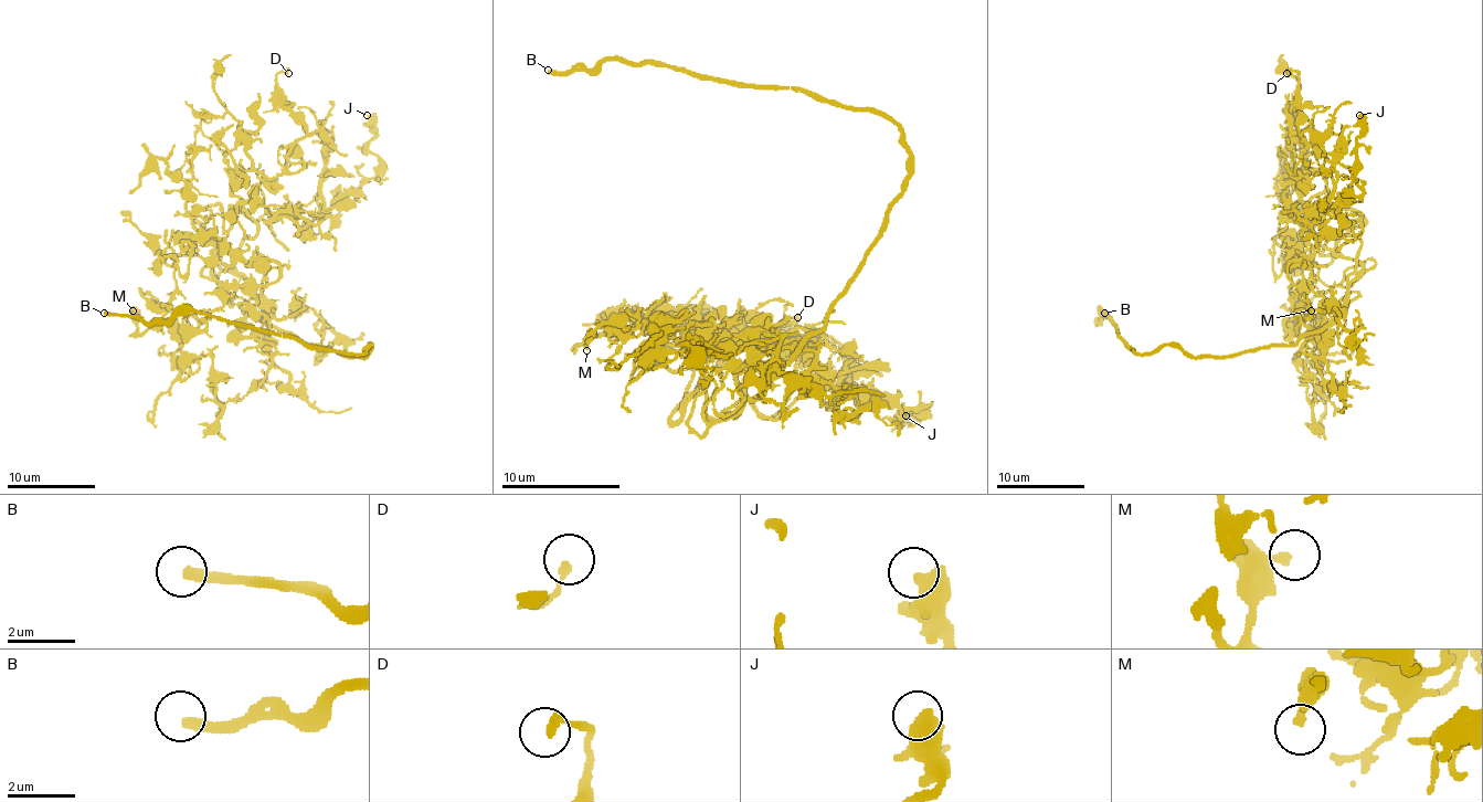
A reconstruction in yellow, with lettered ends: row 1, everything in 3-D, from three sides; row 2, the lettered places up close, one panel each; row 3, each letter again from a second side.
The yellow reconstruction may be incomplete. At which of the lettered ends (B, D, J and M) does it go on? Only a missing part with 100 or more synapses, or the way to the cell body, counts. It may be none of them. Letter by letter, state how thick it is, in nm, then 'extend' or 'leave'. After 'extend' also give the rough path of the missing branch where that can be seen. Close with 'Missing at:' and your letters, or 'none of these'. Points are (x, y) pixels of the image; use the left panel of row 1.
B: calibre 280 nm; extend
D: calibre 200 nm; leave
J: calibre 440 nm; leave
M: calibre 280 nm; leave
Missing at: B

